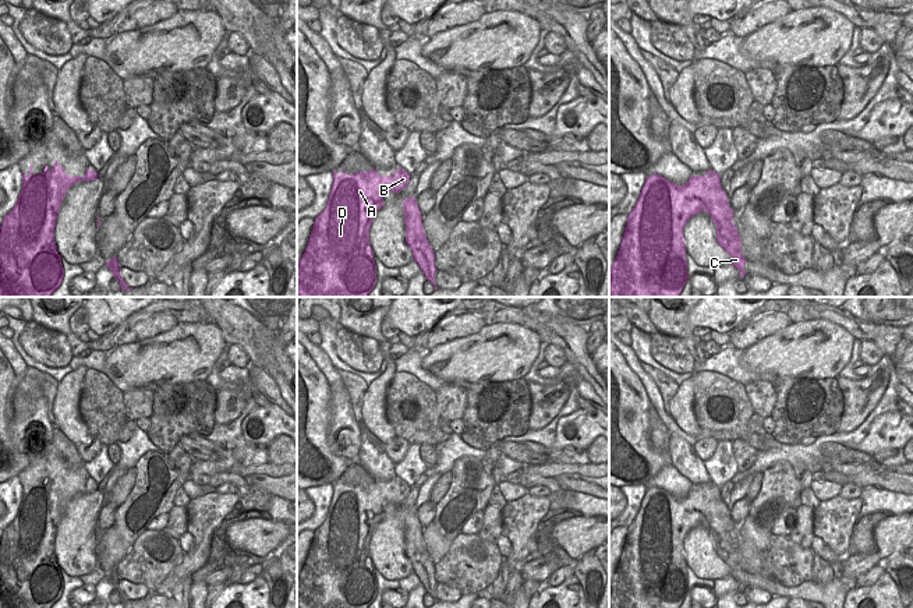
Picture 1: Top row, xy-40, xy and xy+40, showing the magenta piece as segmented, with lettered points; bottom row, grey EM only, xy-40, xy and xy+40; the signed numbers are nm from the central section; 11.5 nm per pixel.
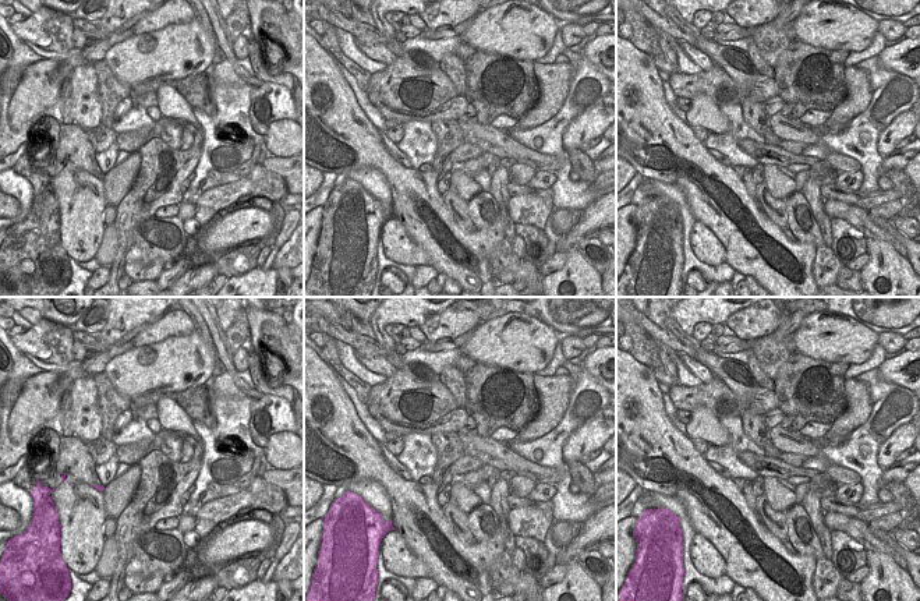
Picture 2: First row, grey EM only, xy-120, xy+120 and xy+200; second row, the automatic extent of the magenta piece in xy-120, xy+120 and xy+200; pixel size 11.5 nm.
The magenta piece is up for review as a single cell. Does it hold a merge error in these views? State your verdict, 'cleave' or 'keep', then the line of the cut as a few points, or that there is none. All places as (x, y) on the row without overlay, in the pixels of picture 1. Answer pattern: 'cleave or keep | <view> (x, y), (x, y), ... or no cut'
cleave | xy+40 (719, 498), (710, 505), (703, 522)

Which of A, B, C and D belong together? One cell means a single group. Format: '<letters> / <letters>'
A B D / C

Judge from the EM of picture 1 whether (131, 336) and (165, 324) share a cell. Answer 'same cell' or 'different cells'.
same cell

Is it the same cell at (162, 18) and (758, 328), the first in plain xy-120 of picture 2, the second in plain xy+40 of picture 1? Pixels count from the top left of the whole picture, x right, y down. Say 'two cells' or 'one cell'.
one cell

